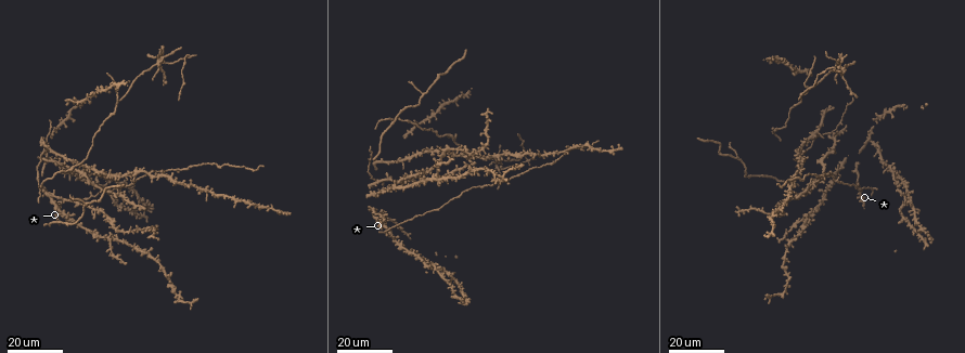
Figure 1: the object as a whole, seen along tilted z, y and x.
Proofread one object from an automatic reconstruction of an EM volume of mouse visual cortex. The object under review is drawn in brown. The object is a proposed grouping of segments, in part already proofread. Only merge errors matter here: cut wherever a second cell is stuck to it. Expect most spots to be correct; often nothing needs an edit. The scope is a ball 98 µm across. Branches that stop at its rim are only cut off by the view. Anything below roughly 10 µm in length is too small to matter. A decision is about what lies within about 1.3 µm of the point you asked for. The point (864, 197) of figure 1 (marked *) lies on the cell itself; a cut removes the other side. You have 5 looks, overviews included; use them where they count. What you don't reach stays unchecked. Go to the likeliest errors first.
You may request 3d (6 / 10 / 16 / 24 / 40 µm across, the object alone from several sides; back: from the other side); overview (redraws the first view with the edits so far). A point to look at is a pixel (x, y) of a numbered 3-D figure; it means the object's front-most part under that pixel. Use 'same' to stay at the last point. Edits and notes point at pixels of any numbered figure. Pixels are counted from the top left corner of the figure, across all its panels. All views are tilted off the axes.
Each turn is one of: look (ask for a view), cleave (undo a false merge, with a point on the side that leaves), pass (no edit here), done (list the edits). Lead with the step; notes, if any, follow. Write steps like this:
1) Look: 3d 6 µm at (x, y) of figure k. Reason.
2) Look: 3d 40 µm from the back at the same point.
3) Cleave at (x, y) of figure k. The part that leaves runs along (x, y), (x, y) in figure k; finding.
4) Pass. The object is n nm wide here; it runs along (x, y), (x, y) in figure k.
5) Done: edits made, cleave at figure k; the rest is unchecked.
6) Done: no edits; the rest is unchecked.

Look: 3d 16 µm at (171, 179) of figure 1. Four-way junction.

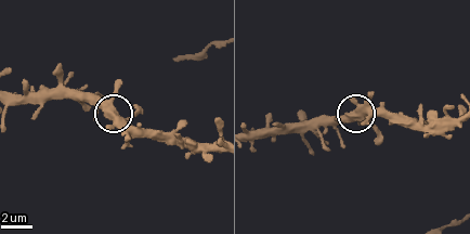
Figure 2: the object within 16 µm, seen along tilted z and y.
Look: 3d 10 µm at (357, 109) of figure 2. Closer look.

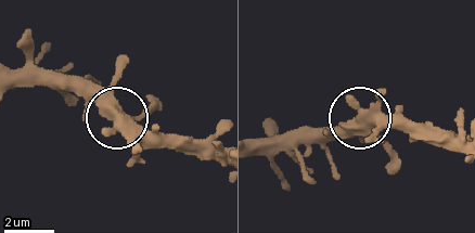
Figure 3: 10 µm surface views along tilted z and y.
Look: 3d 10 µm from the back at (115, 118) of figure 3. Other side.

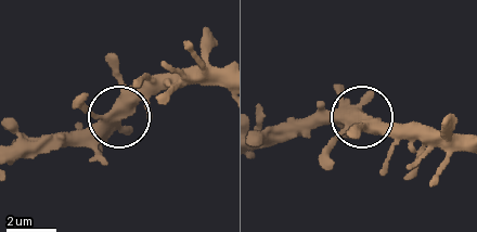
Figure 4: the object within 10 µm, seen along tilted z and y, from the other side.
Pass. The object is 420 nm wide here; one cell here.

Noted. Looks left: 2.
Look: 3d 24 µm at (419, 254) of figure 1. Four arms meet.

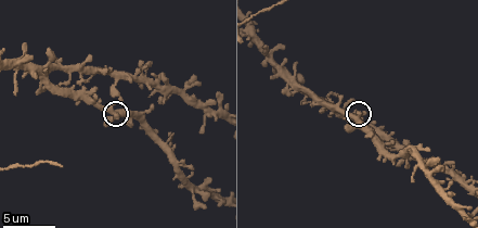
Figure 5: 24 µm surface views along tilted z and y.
Look: 3d 10 µm at (110, 106) of figure 5.

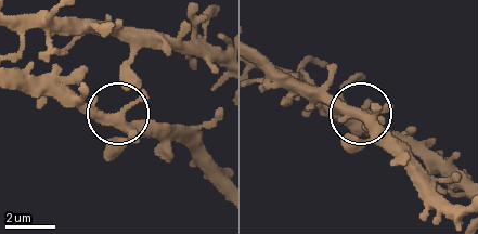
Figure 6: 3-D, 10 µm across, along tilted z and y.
Pass. The side arm is 31 µm long; it runs along (17, 72), (55, 83), (164, 142) in figure 6; continuous, no second cell.

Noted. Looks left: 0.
Done: no edits; the rest is unchecked.

